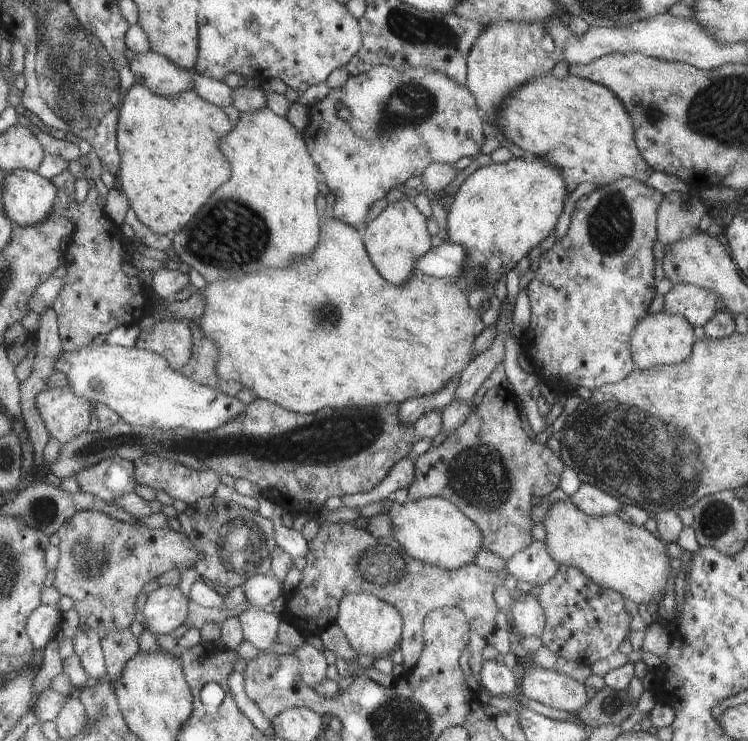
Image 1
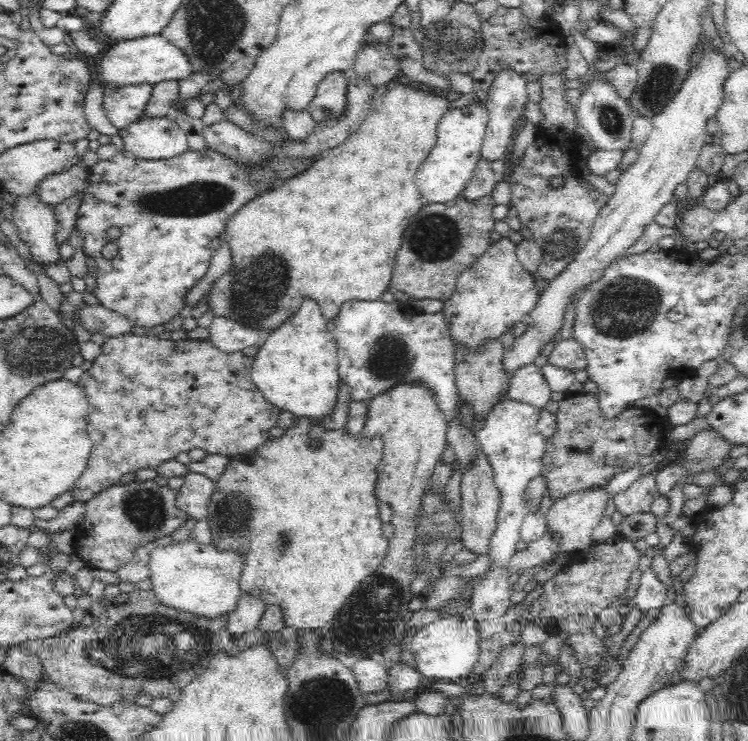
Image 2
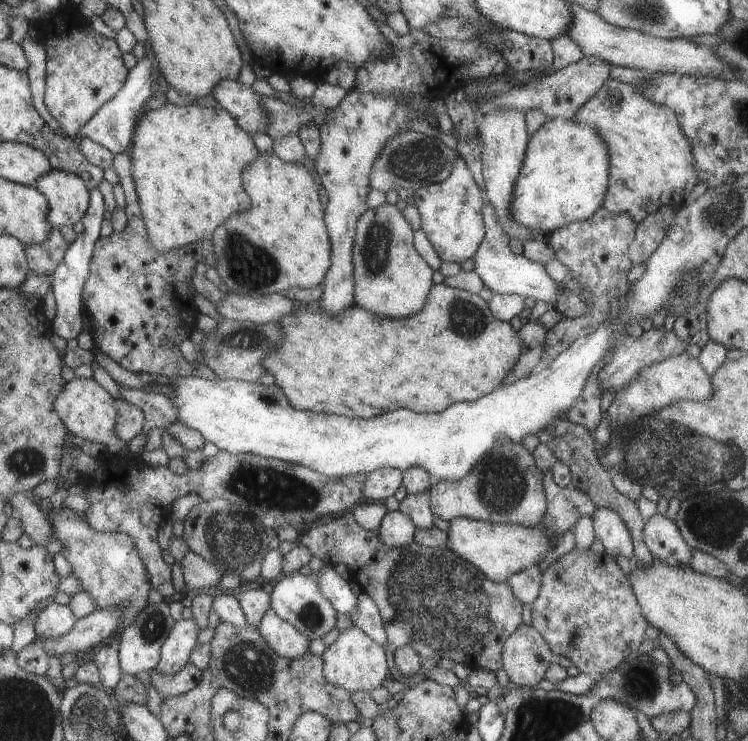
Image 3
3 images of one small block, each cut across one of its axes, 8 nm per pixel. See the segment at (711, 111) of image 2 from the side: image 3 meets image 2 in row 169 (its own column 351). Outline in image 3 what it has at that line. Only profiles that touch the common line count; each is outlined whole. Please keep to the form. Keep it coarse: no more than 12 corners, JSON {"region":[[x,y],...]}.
{"region":[[351,626],[322,655],[327,683],[381,687],[383,648]]}

